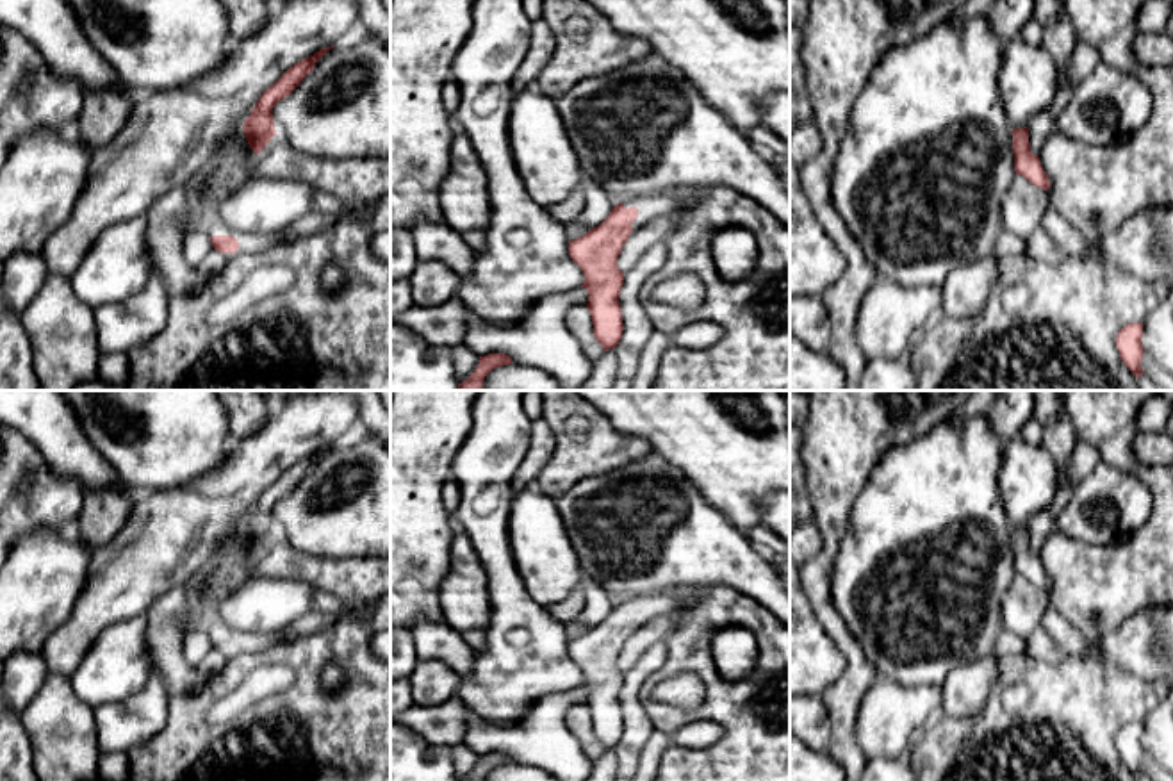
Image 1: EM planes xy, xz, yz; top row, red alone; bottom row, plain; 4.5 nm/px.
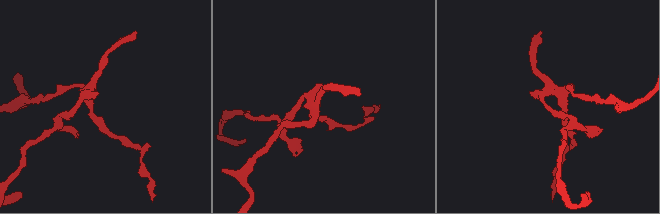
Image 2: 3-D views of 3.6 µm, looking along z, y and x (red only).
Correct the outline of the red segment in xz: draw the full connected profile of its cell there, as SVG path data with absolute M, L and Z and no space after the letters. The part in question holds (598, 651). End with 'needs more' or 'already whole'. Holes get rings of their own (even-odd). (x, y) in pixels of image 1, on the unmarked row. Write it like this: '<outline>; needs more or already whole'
M676 588L654 596L631 597L617 603L610 615L583 637L569 640L569 654L585 674L581 686L588 690L588 711L592 715L595 740L604 751L613 749L622 738L622 710L619 703L624 672L617 660L633 629L670 615L685 604Z; needs more

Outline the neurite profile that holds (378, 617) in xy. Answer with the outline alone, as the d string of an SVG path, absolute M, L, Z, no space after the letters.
M390 592L371 608L367 622L374 633L390 629Z

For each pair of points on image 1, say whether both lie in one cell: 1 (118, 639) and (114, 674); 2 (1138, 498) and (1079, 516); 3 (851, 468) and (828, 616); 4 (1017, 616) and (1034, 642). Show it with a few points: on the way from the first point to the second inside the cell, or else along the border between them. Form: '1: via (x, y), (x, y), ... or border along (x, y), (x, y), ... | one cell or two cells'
1: via (118, 648), (116, 665) | one cell
2: via (1122, 498), (1106, 496), (1090, 501) | one cell
3: via (831, 505), (828, 555), (820, 566), (820, 578) | one cell
4: border along (1040, 628), (1025, 639) | two cells

